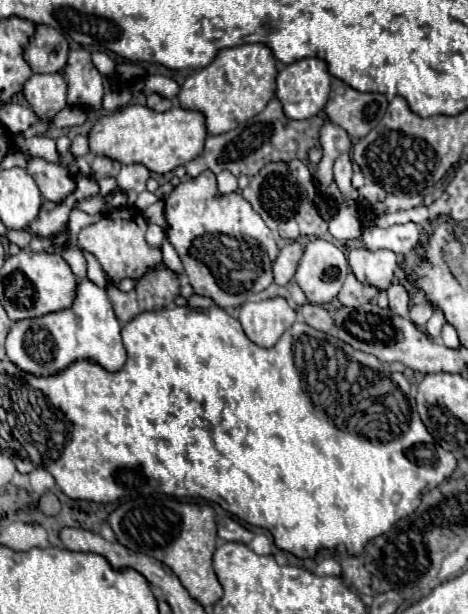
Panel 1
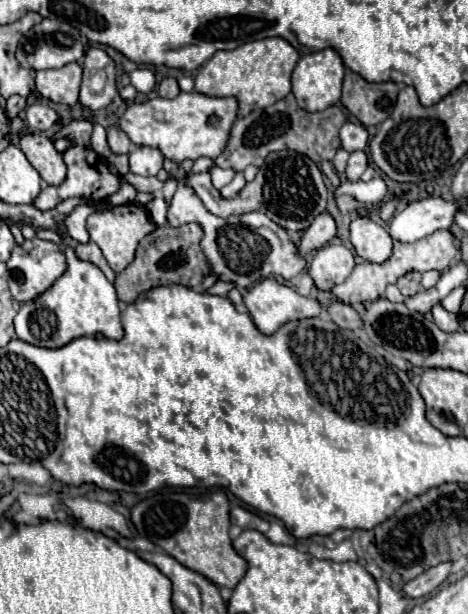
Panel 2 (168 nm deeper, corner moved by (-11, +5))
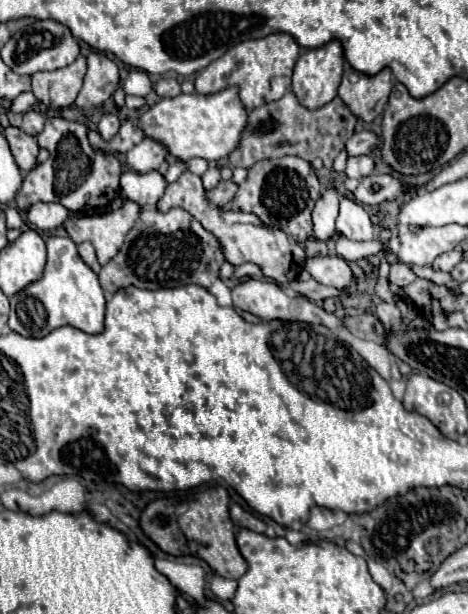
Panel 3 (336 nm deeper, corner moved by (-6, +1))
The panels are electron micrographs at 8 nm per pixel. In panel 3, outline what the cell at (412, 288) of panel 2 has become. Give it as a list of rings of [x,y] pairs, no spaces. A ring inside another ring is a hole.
[[[395,263],[395,265],[391,265],[389,281],[395,283],[395,285],[399,285],[399,287],[405,287],[411,281],[415,281],[415,275],[413,275],[413,271],[405,263]]]

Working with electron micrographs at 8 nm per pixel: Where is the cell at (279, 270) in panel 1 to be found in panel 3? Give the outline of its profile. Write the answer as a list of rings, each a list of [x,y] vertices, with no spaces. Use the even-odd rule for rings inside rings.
[[[327,187],[327,191],[319,197],[313,209],[313,235],[319,241],[327,241],[335,233],[335,219],[339,213],[339,193],[335,187]]]

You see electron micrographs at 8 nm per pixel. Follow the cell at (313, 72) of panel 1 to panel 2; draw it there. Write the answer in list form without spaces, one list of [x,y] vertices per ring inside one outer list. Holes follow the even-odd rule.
[[[334,49],[302,55],[292,73],[292,93],[304,111],[324,111],[340,101],[344,65]]]

